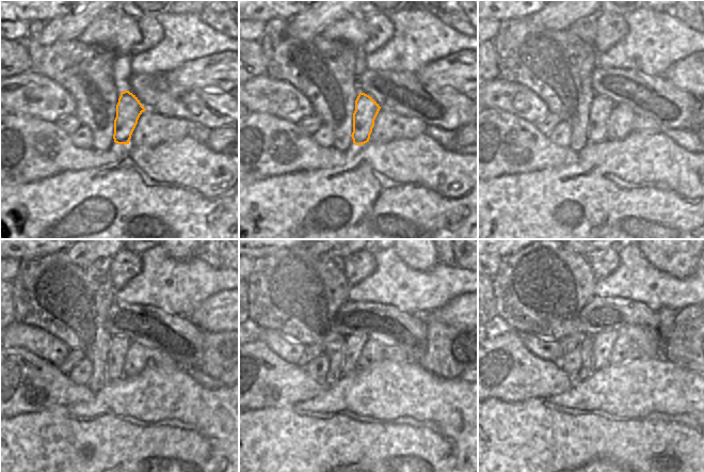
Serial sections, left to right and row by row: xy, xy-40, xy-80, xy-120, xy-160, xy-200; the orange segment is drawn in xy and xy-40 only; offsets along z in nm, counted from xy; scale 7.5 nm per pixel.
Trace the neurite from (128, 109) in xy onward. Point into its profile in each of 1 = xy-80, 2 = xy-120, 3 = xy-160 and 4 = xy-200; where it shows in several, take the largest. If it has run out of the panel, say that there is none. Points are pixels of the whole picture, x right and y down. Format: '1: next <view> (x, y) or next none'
1: next xy-80 (602, 107)
2: next xy-120 (118, 345)
3: next xy-160 (354, 345)
4: next xy-200 (603, 342)

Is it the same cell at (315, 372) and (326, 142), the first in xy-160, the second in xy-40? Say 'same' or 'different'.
same

